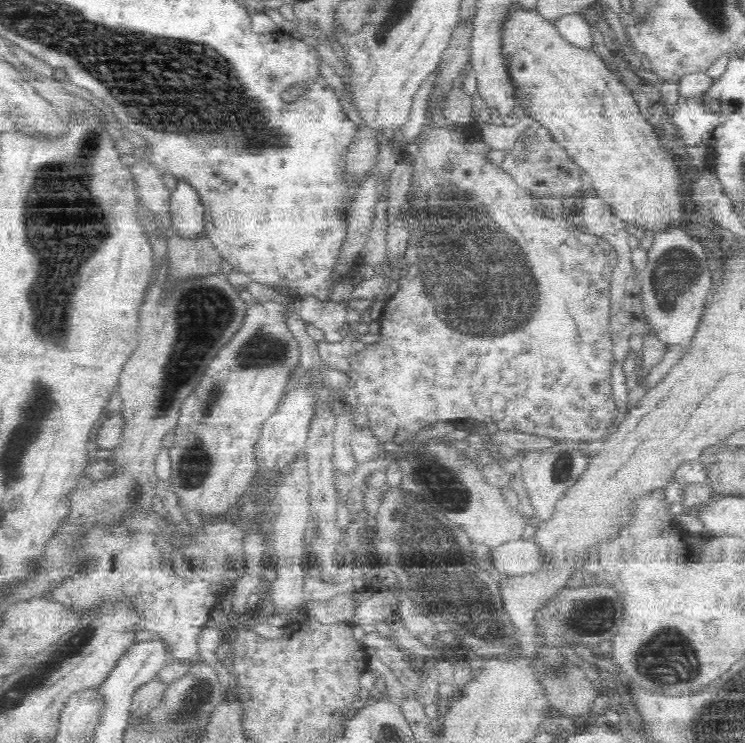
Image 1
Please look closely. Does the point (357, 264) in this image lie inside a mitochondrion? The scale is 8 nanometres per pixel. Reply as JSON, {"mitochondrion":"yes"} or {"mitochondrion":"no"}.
{"mitochondrion":"no"}

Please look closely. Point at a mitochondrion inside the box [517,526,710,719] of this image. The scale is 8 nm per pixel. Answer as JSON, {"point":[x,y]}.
{"point":[665,659]}

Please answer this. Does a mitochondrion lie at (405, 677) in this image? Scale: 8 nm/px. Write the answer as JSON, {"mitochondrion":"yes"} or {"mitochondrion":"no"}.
{"mitochondrion":"no"}

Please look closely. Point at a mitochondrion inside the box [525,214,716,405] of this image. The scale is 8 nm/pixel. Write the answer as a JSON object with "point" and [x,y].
{"point":[678,269]}

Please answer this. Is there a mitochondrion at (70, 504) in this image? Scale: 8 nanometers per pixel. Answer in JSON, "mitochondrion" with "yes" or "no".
{"mitochondrion":"no"}

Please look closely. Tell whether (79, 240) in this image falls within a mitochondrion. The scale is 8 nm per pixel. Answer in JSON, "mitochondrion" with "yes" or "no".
{"mitochondrion":"yes"}

